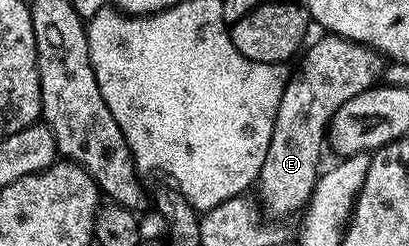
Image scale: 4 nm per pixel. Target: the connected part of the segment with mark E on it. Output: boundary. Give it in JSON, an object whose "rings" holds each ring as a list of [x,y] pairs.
{"rings":[[[333,34],[323,37],[305,49],[302,69],[286,81],[276,110],[272,142],[268,142],[268,154],[264,154],[264,166],[260,166],[256,196],[261,207],[274,218],[301,213],[309,204],[323,167],[322,148],[324,152],[330,119],[348,98],[375,87],[384,76],[384,60],[375,48]]]}

